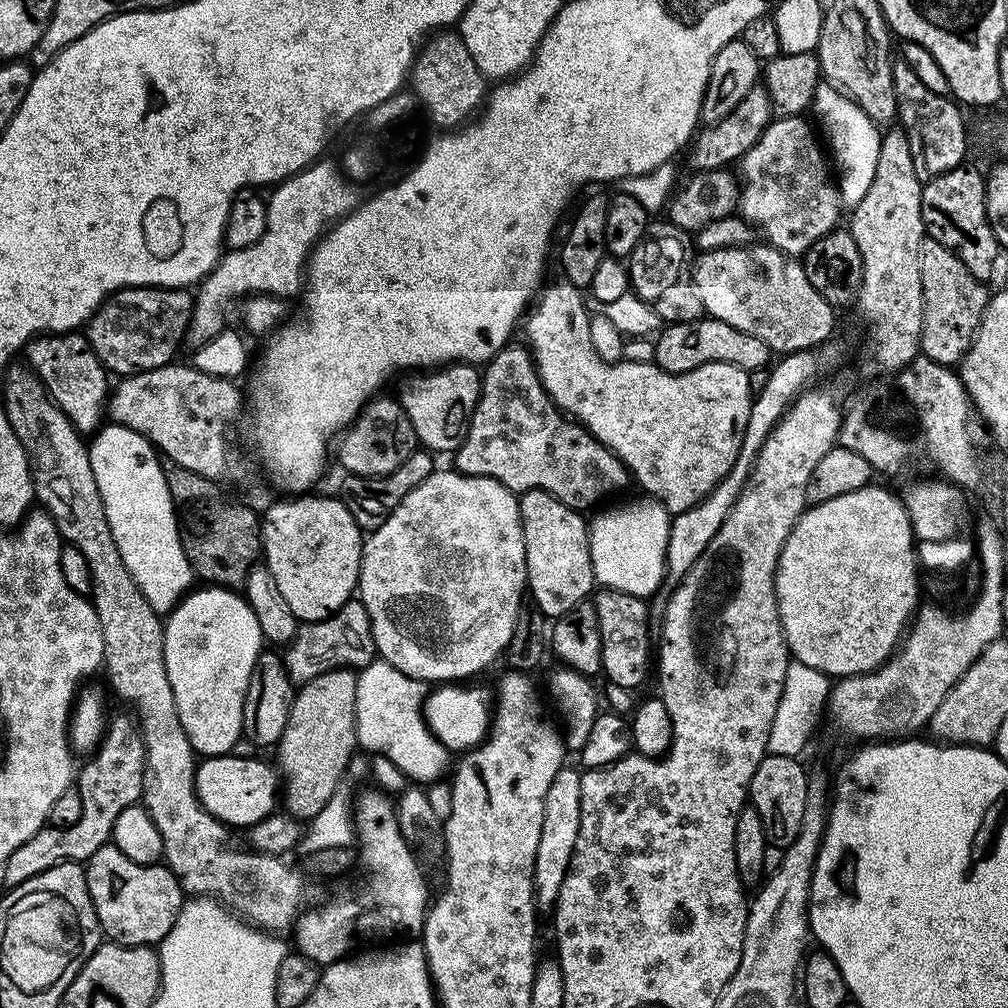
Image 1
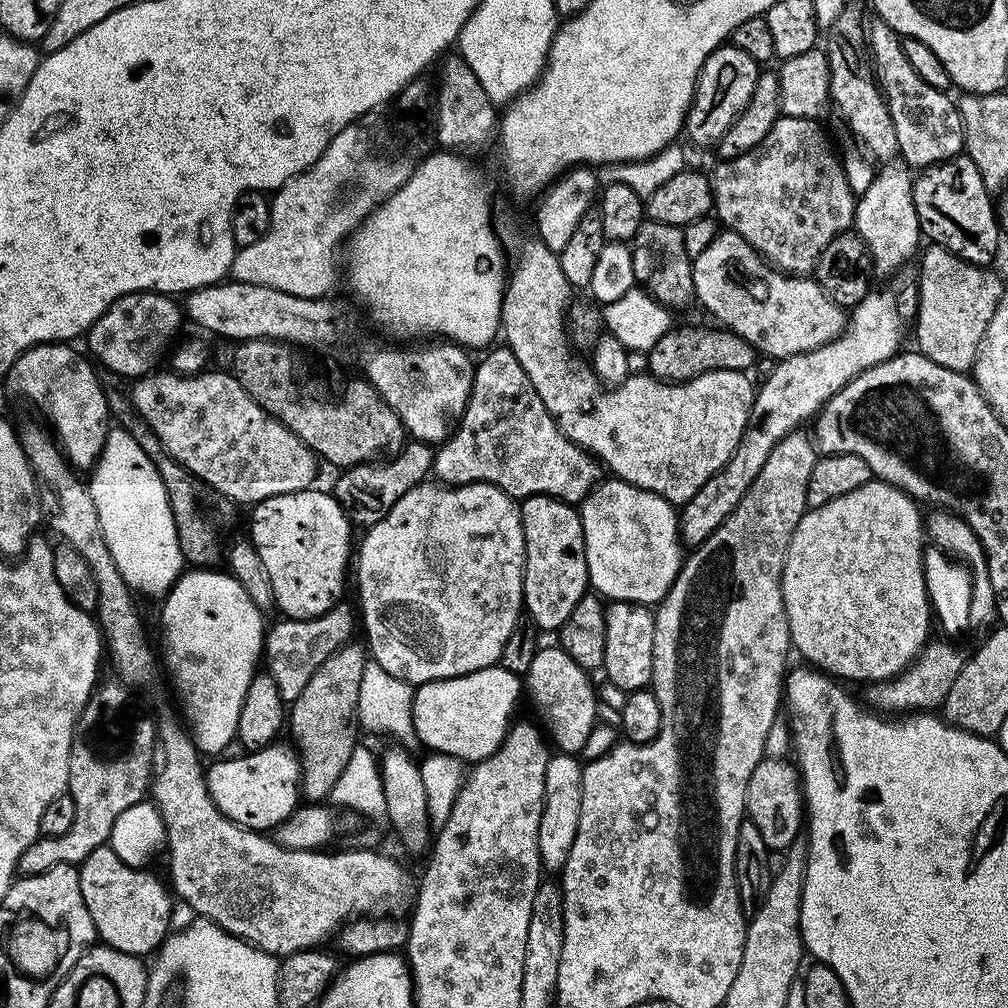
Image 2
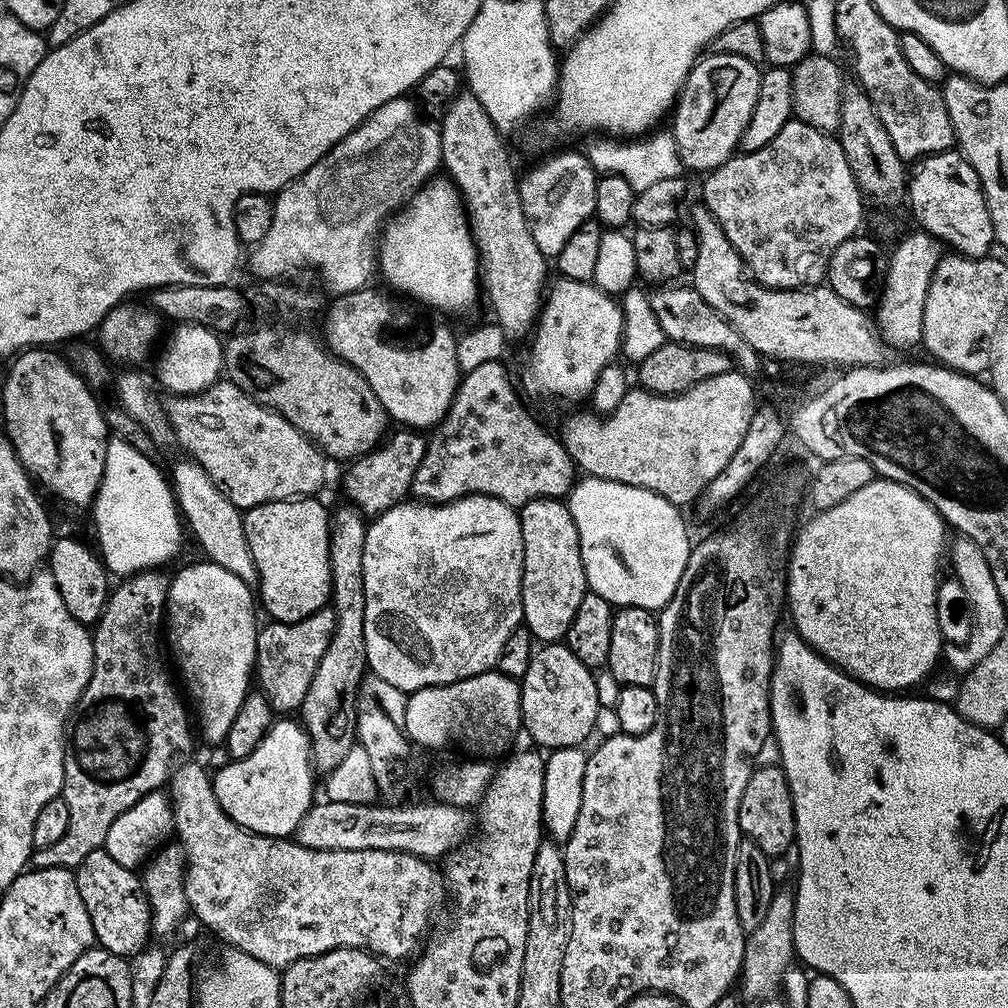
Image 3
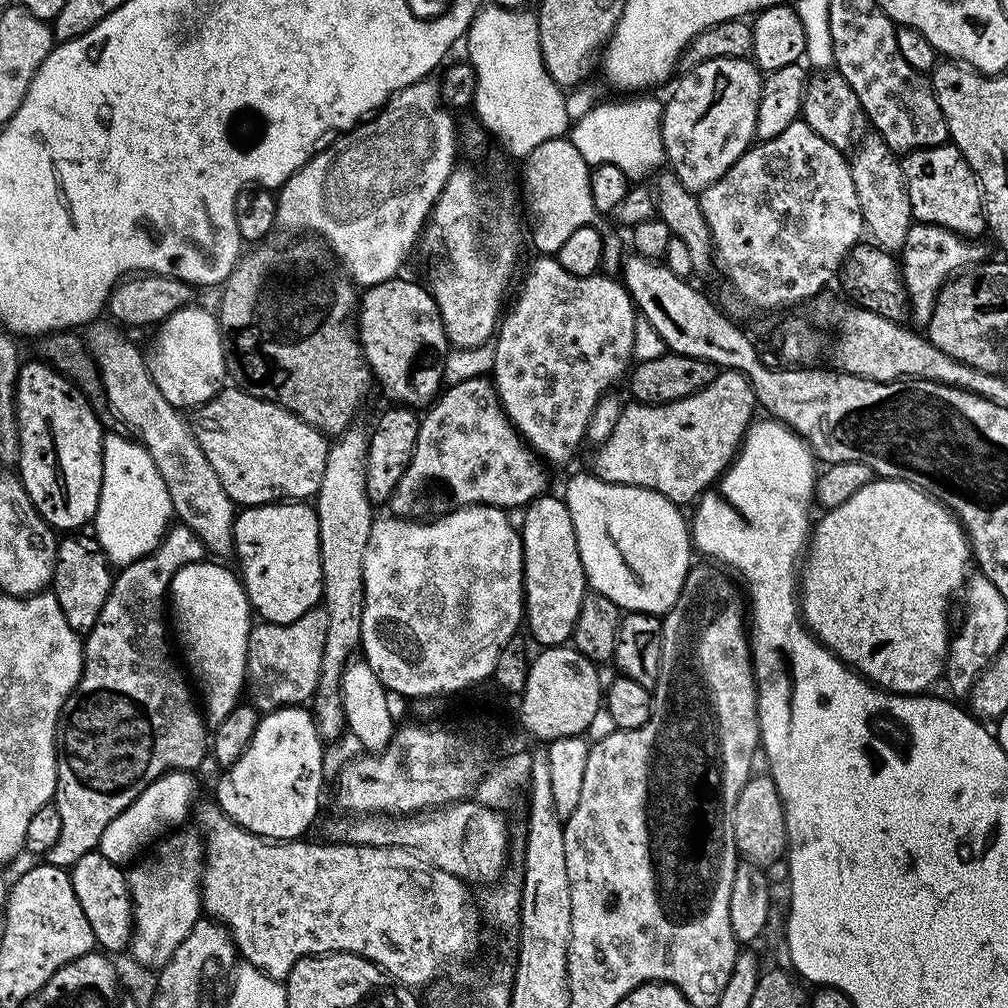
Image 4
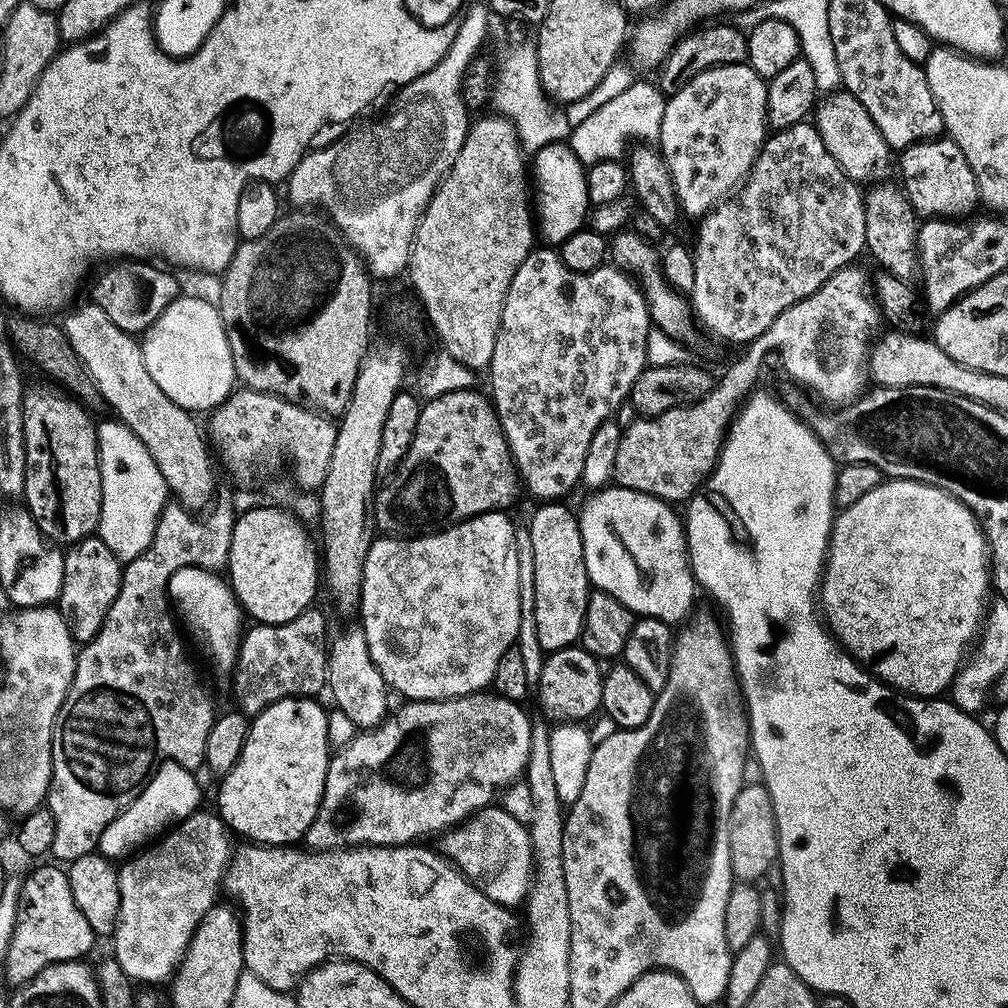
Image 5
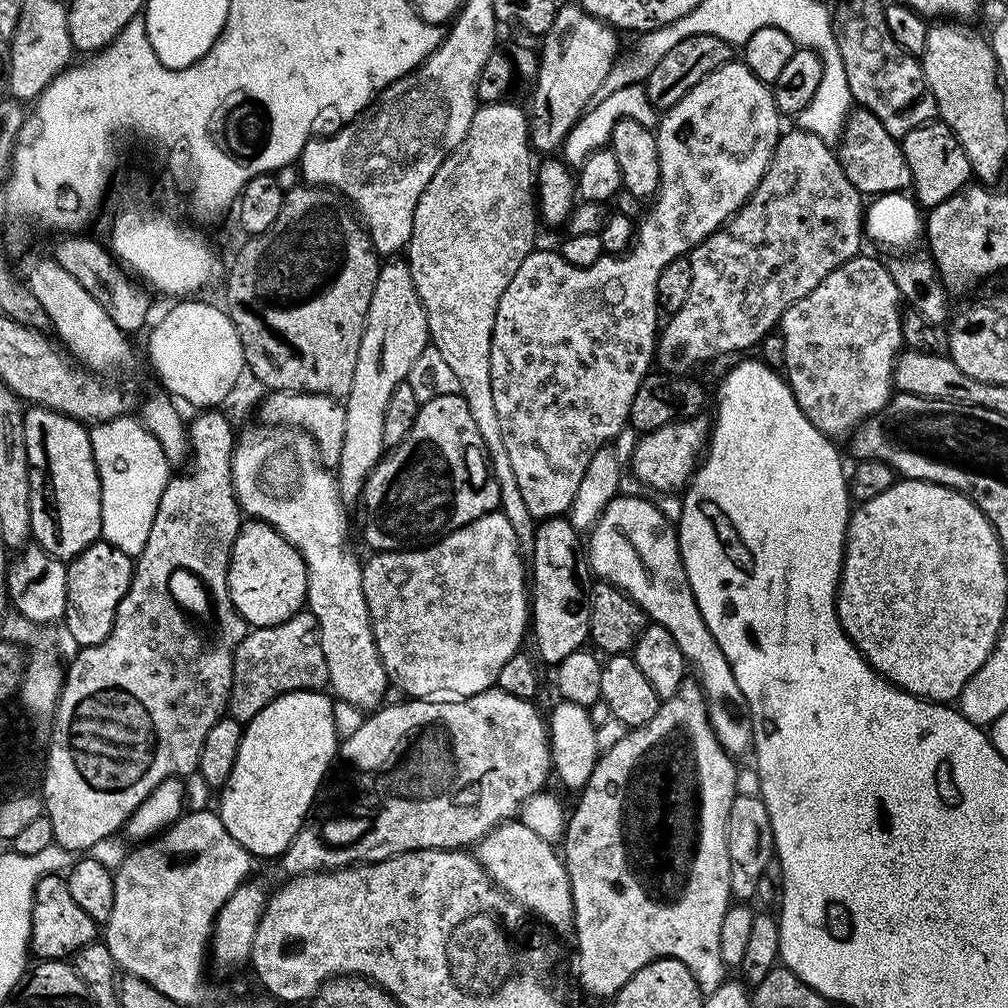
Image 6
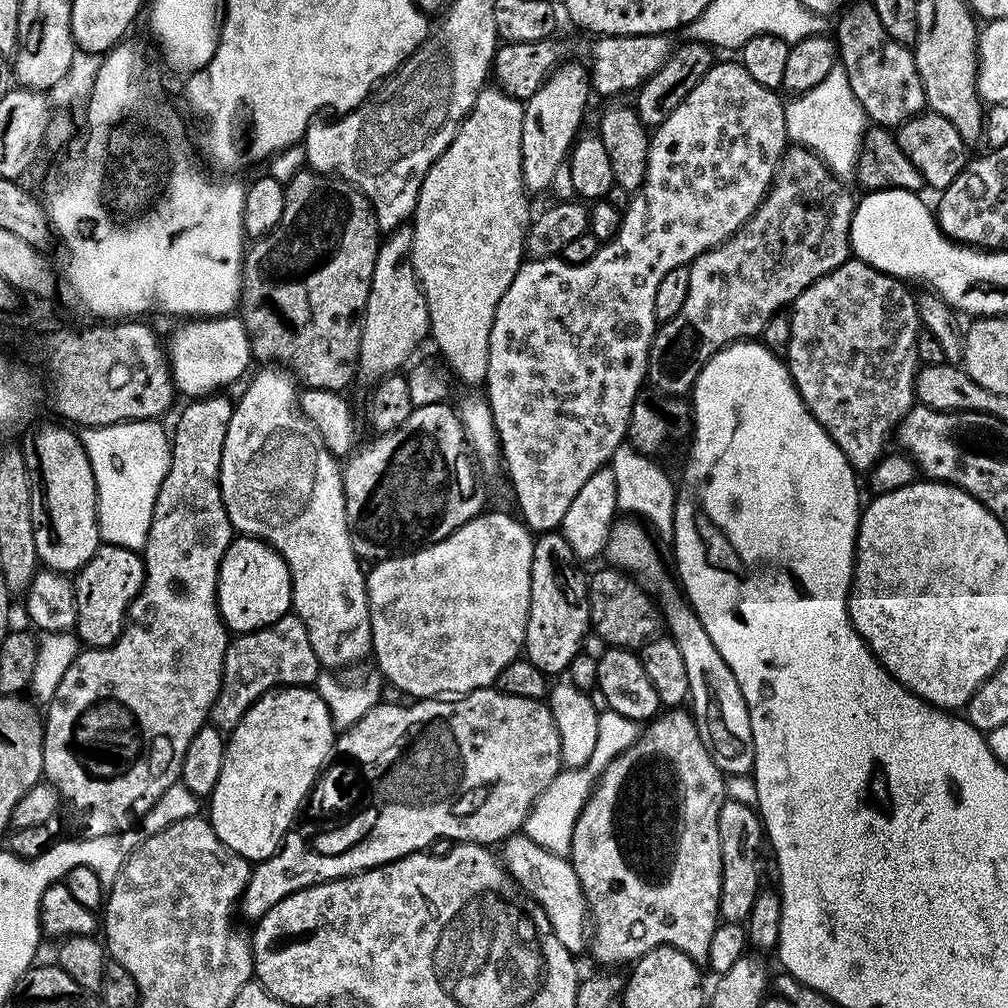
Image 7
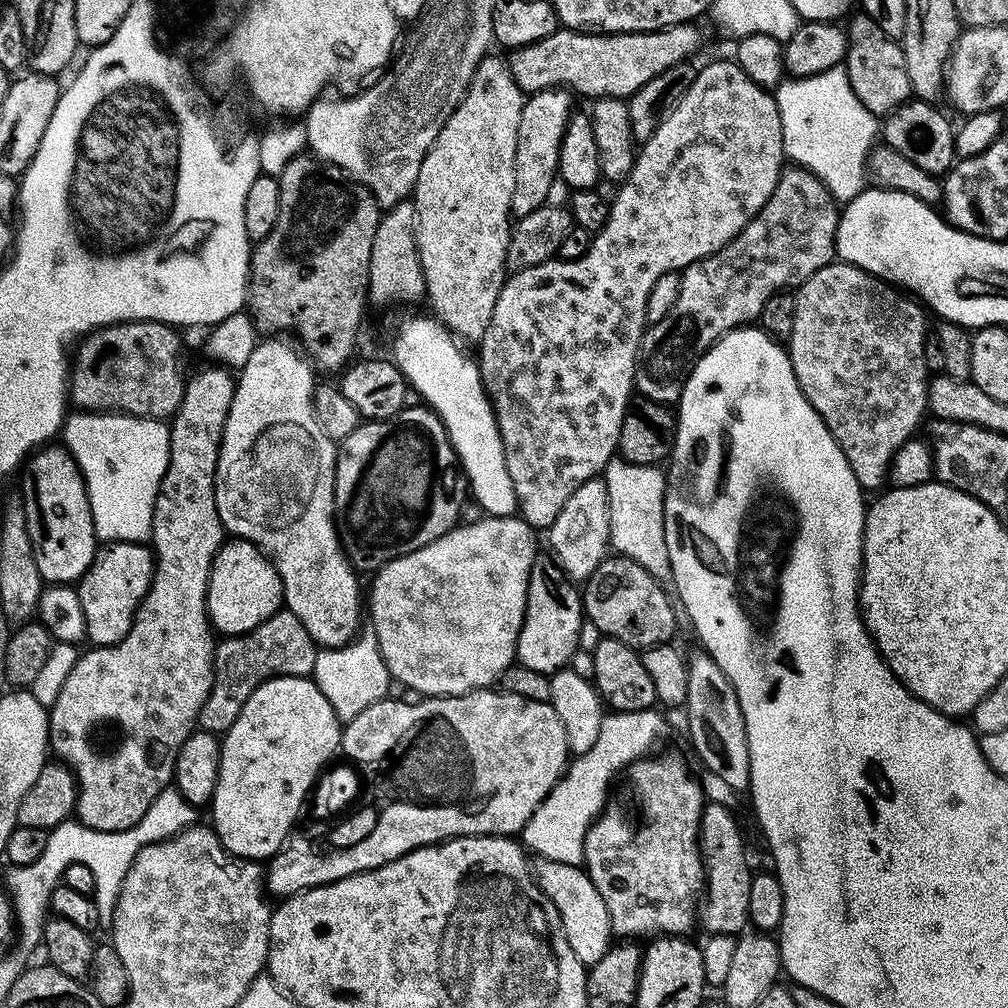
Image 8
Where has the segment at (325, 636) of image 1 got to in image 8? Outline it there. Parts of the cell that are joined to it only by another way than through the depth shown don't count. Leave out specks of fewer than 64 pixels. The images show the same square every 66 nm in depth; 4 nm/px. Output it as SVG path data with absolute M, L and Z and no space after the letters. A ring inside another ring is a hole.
M287 610L276 612L270 618L266 618L266 622L262 622L254 630L242 633L241 636L221 639L216 646L216 673L212 689L200 711L199 731L217 734L228 732L230 726L234 726L234 718L242 714L242 706L246 706L246 698L250 698L250 694L254 694L258 686L262 686L267 680L273 680L275 676L311 677L316 665L317 651L318 647L306 632L306 627L302 626L302 622L295 614Z

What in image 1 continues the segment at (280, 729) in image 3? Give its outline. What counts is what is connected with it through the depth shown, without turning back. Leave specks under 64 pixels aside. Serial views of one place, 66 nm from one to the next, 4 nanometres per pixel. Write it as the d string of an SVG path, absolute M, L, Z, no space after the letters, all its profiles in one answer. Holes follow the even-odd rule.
M236 755L209 756L201 759L196 765L196 793L202 802L202 806L210 814L214 814L214 818L218 818L223 824L229 825L233 829L247 830L253 824L262 822L262 818L266 818L277 811L278 772L271 763L268 765L264 760L251 760L248 756Z

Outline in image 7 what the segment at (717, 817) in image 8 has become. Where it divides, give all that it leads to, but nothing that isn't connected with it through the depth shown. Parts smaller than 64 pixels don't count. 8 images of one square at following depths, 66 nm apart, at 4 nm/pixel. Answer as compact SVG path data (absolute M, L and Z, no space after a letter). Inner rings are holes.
M725 799L718 814L718 838L721 842L721 898L719 915L729 924L747 921L750 906L754 906L754 898L761 892L760 876L756 873L756 851L762 844L762 821L757 809L748 808L741 801Z

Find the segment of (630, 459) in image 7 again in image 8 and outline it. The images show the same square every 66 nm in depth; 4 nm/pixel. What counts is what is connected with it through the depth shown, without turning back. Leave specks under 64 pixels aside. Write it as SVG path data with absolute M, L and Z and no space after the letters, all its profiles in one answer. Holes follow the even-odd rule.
M615 456L607 464L602 477L607 486L607 501L610 502L611 549L638 562L660 584L671 585L673 572L665 538L665 471L657 465L630 463L624 457Z

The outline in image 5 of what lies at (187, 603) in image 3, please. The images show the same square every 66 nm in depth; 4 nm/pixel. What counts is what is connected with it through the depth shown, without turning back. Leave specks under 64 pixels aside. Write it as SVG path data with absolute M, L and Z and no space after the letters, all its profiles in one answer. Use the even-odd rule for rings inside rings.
M179 568L170 578L168 583L168 594L171 607L178 617L179 623L186 629L187 635L196 639L196 644L208 655L208 660L224 674L231 673L236 667L236 655L240 649L242 639L242 627L240 628L240 616L242 609L236 601L236 595L232 592L232 585L223 575L208 572L205 568Z

